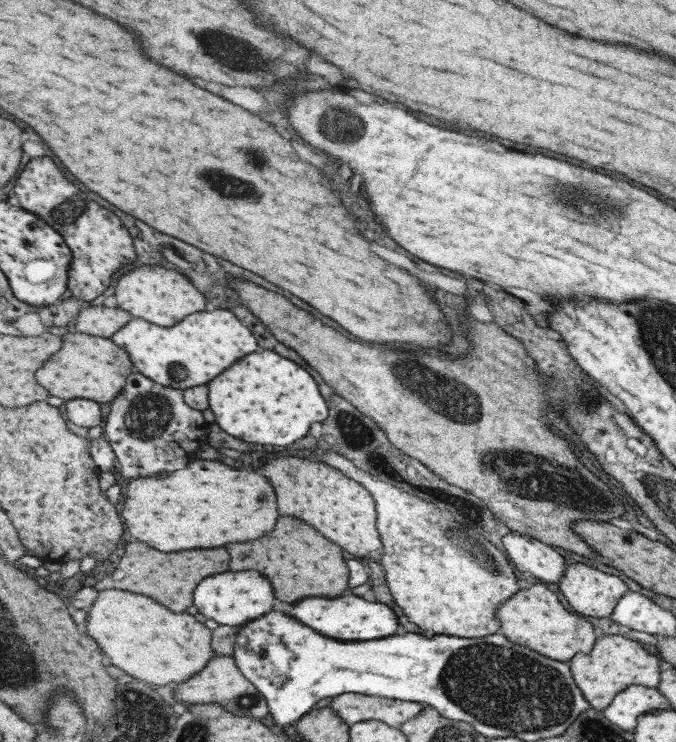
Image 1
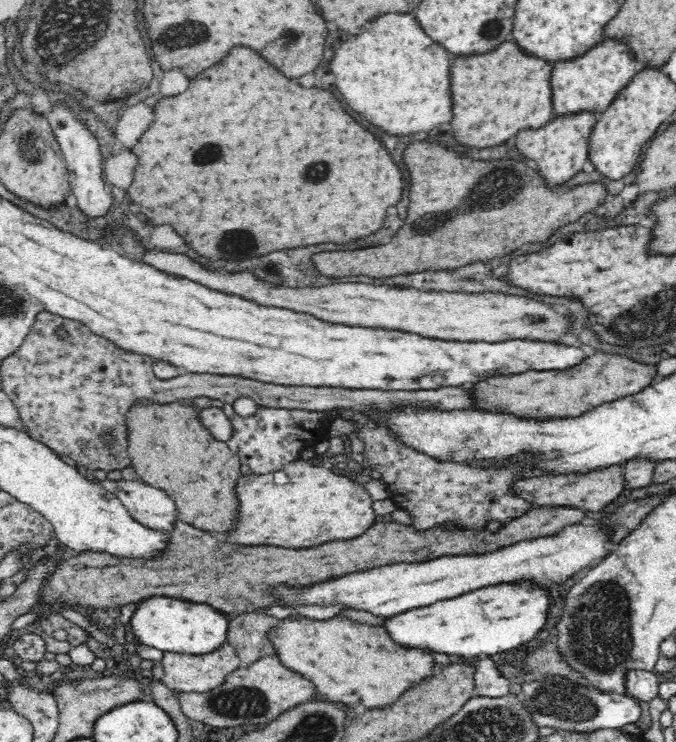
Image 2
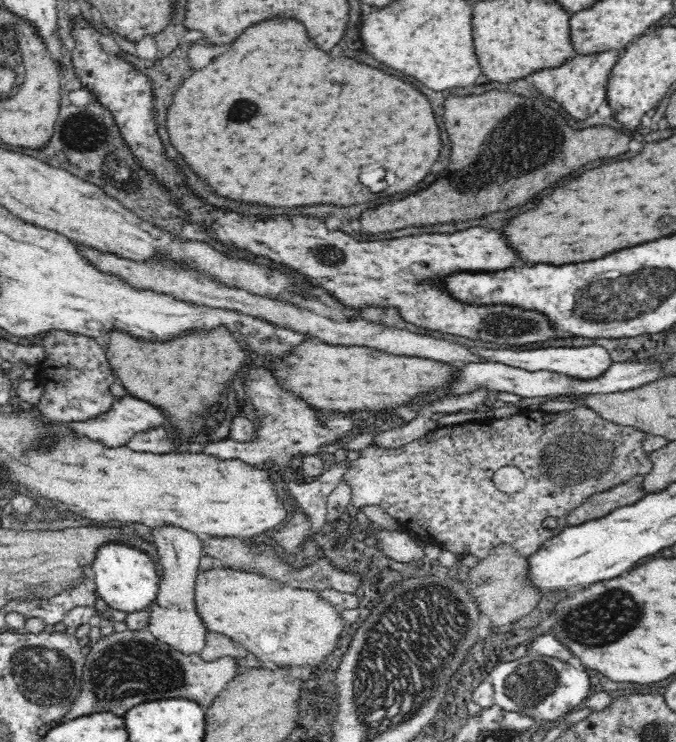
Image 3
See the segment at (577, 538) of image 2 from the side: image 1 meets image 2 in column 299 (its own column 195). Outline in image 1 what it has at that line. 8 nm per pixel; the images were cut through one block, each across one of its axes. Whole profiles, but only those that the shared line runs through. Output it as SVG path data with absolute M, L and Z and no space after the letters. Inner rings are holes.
M225 572L205 578L199 584L199 590L195 590L195 604L203 616L213 619L219 625L241 627L257 618L263 618L275 608L275 590L271 580L261 572Z

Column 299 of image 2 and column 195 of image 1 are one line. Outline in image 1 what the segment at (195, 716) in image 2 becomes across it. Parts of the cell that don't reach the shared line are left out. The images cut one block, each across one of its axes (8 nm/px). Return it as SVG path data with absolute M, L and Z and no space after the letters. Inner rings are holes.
M216 656L206 669L175 686L175 700L186 707L197 704L221 704L224 708L241 716L253 716L261 720L271 714L270 704L255 683L252 683L239 669L235 657Z

